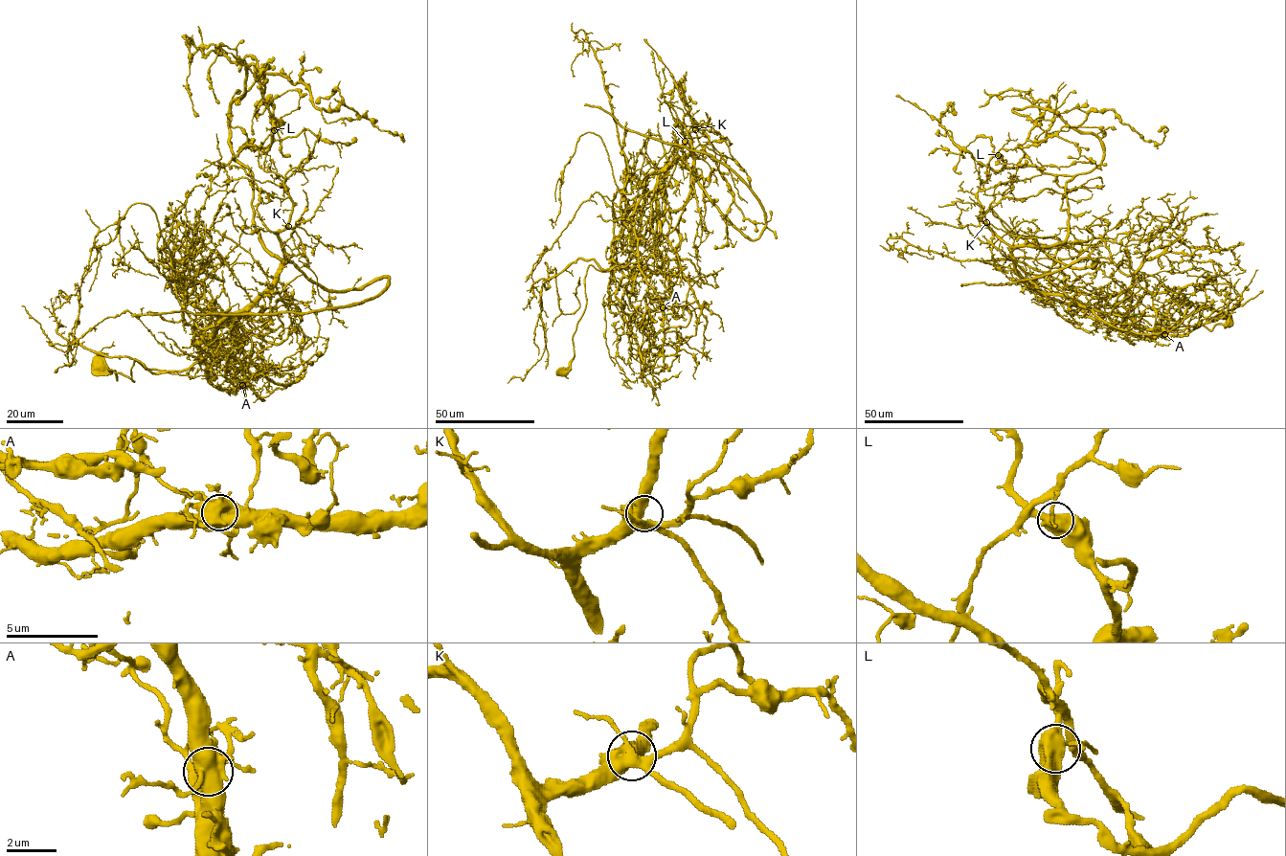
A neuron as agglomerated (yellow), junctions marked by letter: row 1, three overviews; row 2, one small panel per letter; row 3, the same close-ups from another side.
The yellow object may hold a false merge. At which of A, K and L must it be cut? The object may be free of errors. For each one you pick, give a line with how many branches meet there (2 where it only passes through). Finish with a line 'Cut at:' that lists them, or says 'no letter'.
A: branches 7
Cut at: A

